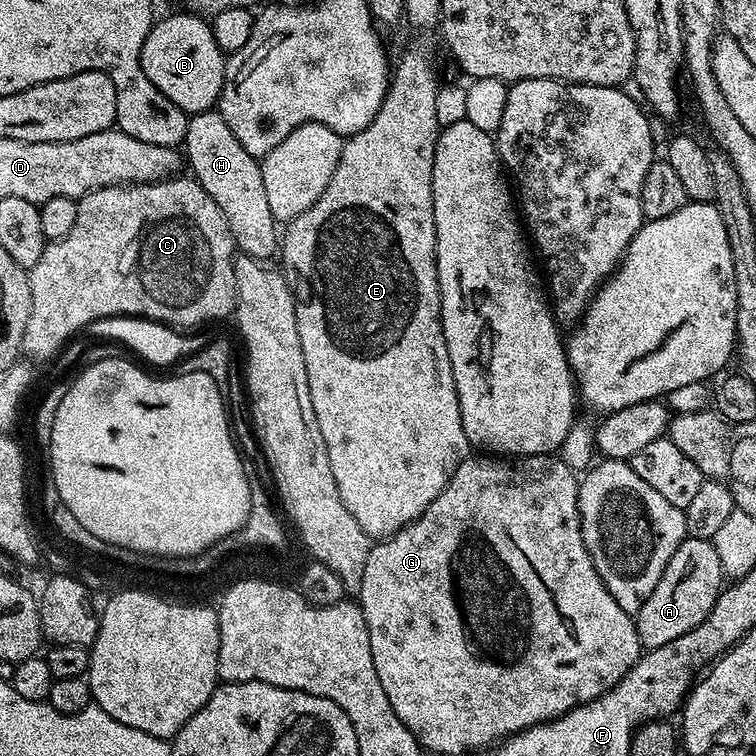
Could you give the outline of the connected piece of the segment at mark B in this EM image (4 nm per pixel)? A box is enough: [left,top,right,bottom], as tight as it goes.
[140,10,226,114]

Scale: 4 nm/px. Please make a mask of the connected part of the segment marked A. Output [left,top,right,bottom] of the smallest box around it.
[634,539,725,649]

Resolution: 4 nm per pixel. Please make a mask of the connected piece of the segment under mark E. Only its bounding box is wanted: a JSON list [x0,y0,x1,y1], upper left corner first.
[278,36,470,538]

